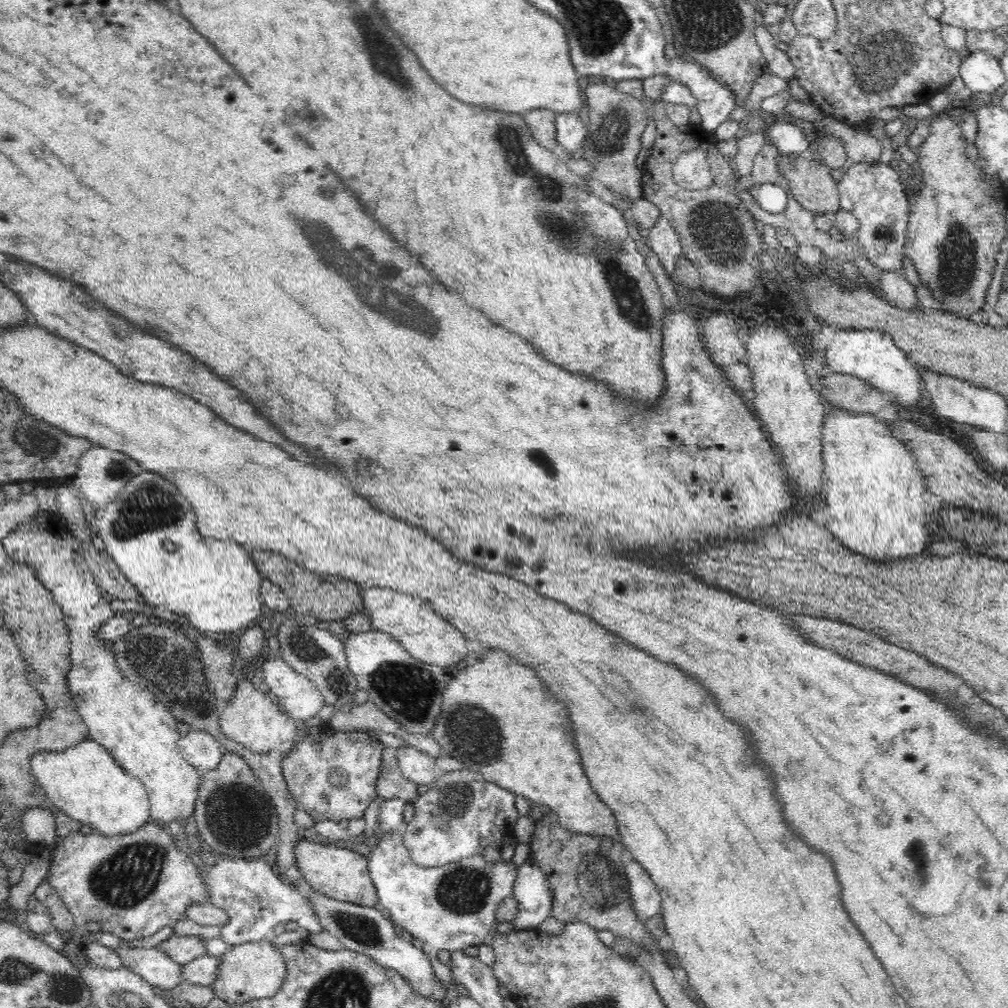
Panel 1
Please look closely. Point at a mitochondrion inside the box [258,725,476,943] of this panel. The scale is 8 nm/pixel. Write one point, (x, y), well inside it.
(336, 778)

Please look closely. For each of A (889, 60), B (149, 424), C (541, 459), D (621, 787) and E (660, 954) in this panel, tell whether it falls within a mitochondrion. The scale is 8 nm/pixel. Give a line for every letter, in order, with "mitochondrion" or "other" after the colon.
A: mitochondrion
B: other
C: mitochondrion
D: other
E: other

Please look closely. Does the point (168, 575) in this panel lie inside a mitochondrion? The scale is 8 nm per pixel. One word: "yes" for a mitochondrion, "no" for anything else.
no

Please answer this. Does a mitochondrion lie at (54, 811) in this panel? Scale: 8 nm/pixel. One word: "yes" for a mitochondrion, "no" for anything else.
no

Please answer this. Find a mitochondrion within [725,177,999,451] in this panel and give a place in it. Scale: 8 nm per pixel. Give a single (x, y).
(957, 252)

